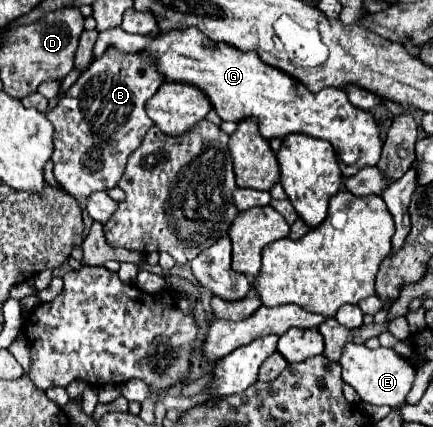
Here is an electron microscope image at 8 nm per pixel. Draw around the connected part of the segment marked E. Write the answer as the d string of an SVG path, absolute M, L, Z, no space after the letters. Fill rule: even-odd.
M350 342L344 348L340 366L342 366L342 380L352 384L358 396L368 404L386 404L390 408L400 408L406 404L406 396L416 380L416 368L404 356L384 346L370 350L364 344Z

